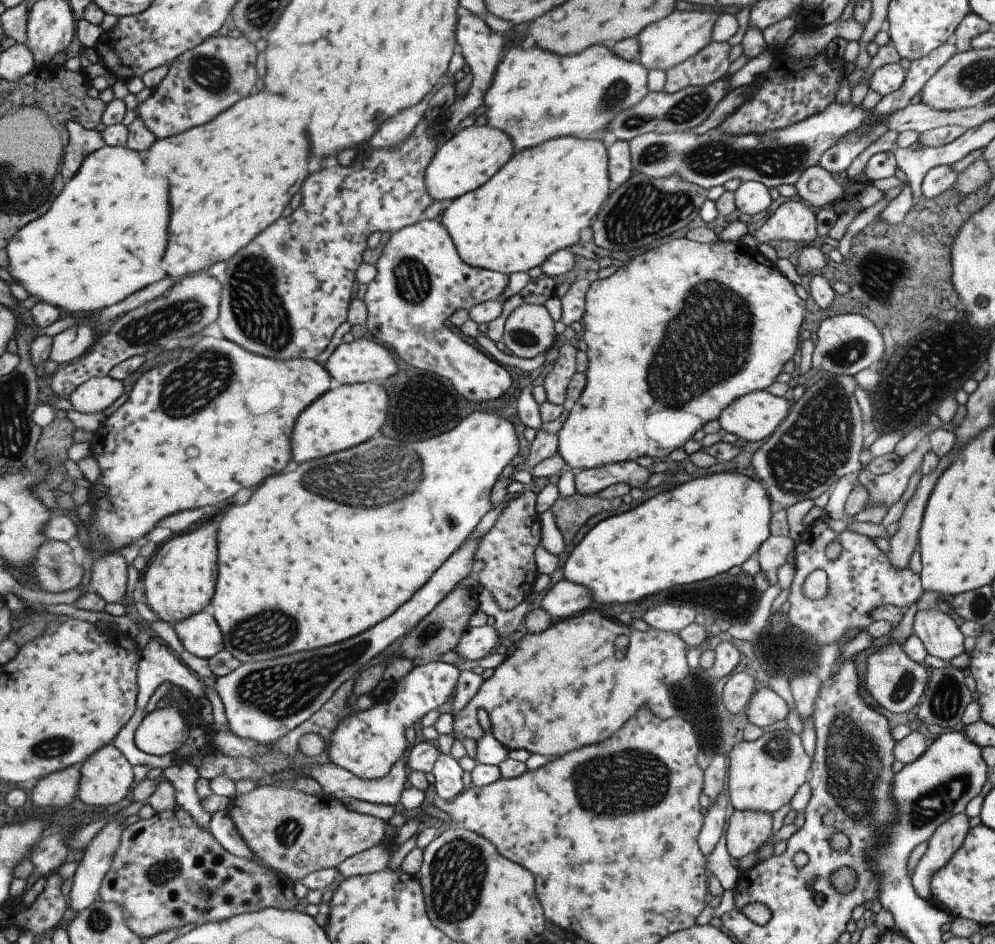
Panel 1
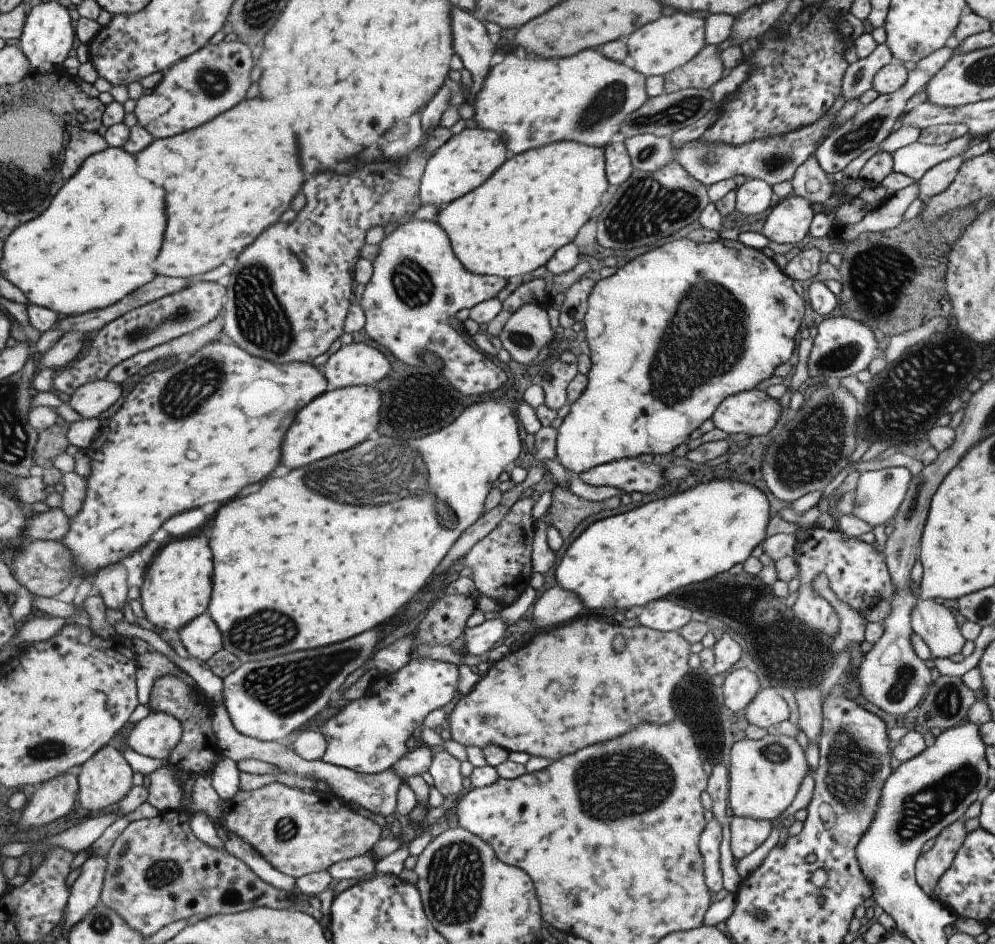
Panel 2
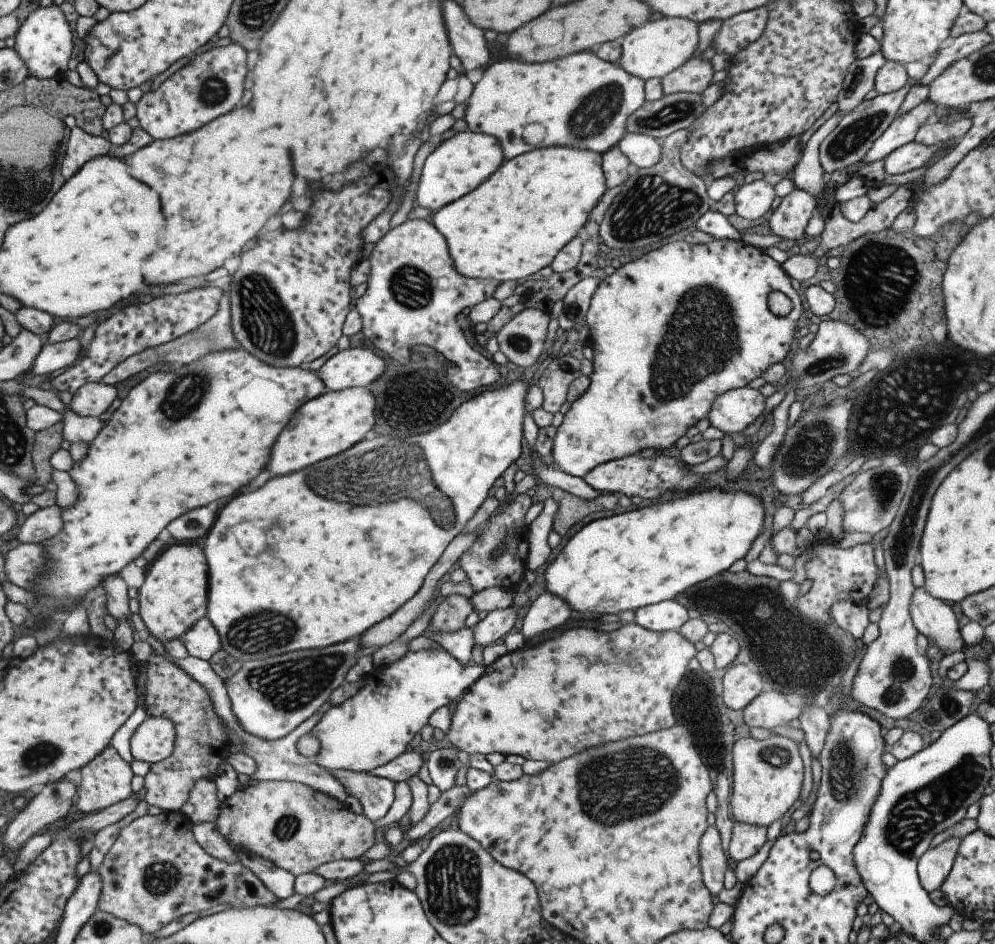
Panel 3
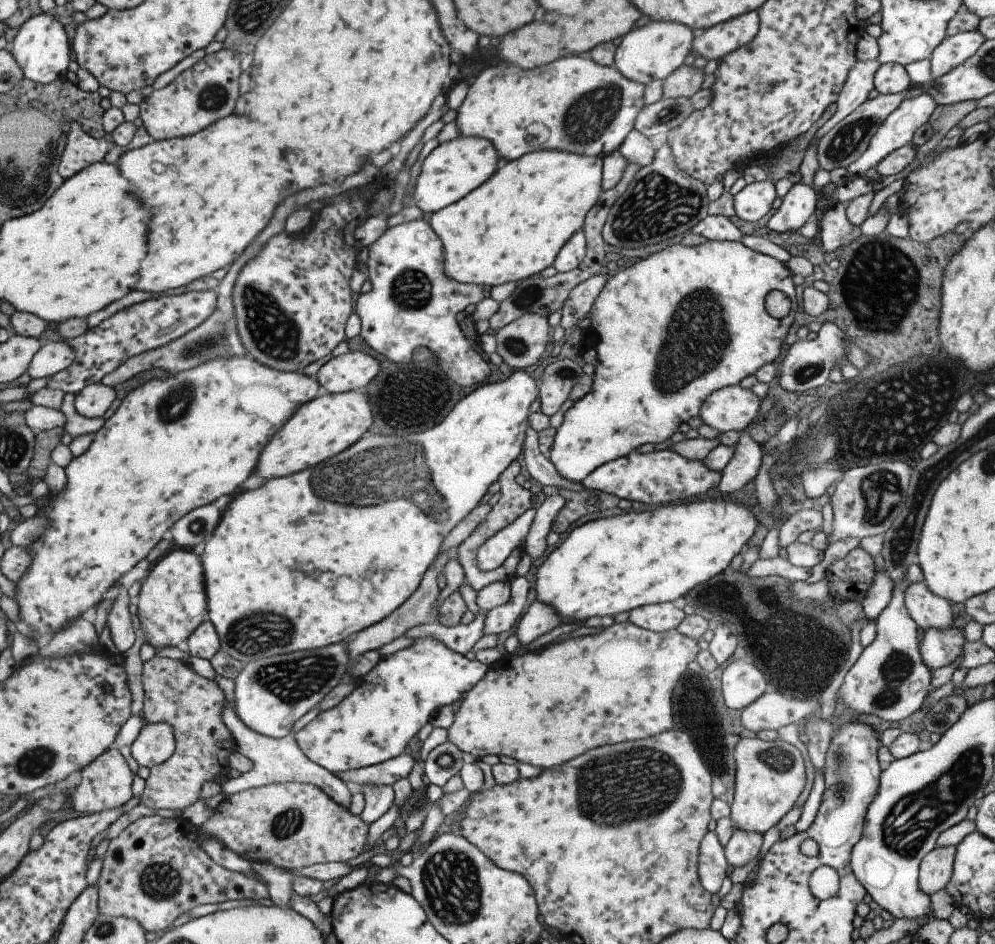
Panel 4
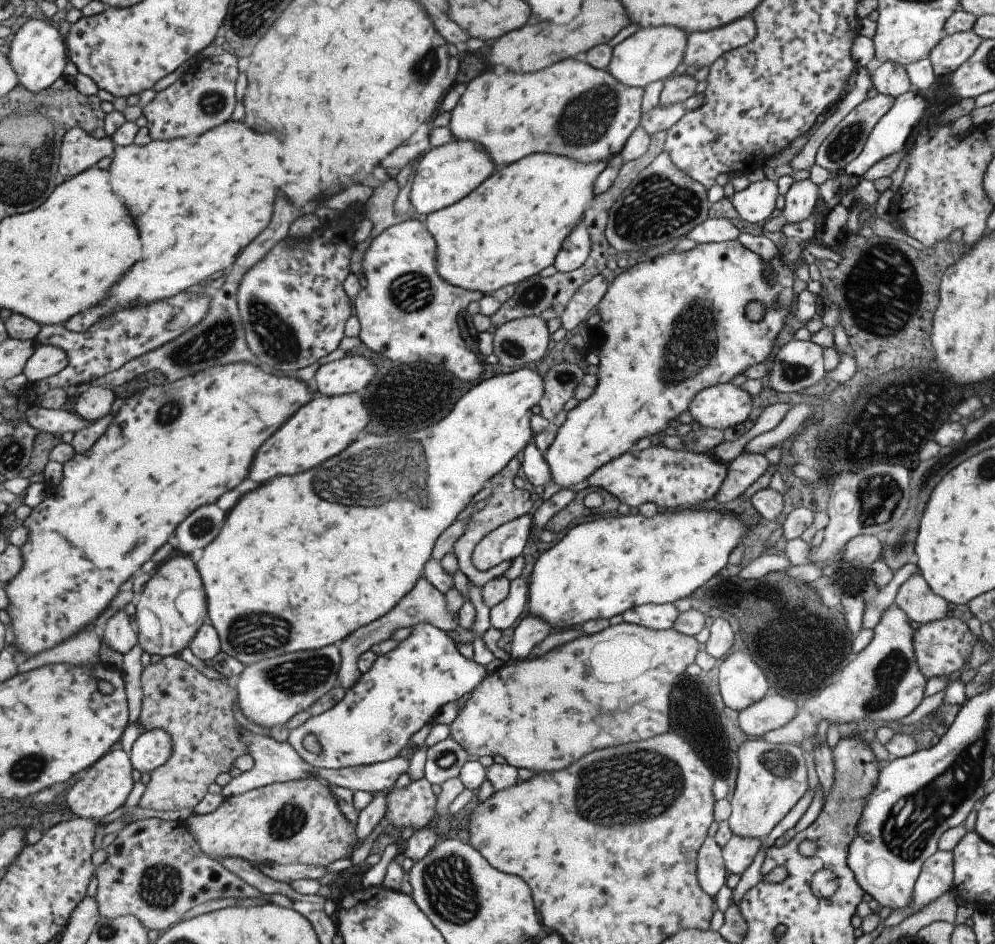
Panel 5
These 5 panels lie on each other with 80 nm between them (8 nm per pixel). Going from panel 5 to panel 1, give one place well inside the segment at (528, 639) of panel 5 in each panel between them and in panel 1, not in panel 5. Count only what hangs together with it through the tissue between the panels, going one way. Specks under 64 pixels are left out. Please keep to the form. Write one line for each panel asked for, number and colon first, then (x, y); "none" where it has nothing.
1: (565, 599)
2: (556, 605)
3: (547, 612)
4: (539, 618)

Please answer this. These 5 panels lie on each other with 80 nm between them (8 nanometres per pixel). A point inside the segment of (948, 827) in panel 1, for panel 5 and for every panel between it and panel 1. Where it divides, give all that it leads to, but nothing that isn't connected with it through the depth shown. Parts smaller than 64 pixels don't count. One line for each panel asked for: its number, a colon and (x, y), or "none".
2: (929, 866)
3: (932, 866)
4: (935, 868)
5: (935, 876)

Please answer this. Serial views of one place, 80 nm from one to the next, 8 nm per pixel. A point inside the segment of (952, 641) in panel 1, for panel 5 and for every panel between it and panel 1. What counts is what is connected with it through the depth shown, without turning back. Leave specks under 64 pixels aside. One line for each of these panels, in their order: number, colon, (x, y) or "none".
2: (930, 620)
3: (933, 618)
4: (928, 611)
5: (914, 597)

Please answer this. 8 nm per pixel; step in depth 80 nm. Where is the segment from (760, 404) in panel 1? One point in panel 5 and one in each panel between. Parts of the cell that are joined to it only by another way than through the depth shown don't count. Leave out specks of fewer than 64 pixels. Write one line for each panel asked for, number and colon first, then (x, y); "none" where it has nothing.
2: (753, 412)
3: (736, 409)
4: (729, 408)
5: (718, 407)

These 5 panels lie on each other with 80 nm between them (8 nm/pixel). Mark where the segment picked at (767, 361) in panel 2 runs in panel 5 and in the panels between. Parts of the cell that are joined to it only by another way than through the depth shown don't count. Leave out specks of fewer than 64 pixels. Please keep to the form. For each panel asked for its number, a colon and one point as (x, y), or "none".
3: (653, 375)
4: (649, 376)
5: (673, 325)

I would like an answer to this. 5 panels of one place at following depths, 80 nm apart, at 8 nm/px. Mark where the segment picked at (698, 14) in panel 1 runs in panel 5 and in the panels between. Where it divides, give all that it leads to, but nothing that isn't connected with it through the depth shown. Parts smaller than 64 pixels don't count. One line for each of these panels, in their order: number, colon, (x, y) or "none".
2: (659, 46)
3: (657, 47)
4: (653, 51)
5: (651, 53)

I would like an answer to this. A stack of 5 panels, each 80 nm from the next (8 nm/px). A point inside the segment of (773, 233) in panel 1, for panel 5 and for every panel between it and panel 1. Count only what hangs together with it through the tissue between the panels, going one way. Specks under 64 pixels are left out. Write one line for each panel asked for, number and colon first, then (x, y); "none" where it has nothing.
2: (789, 221)
3: (789, 219)
4: (797, 205)
5: (799, 200)

